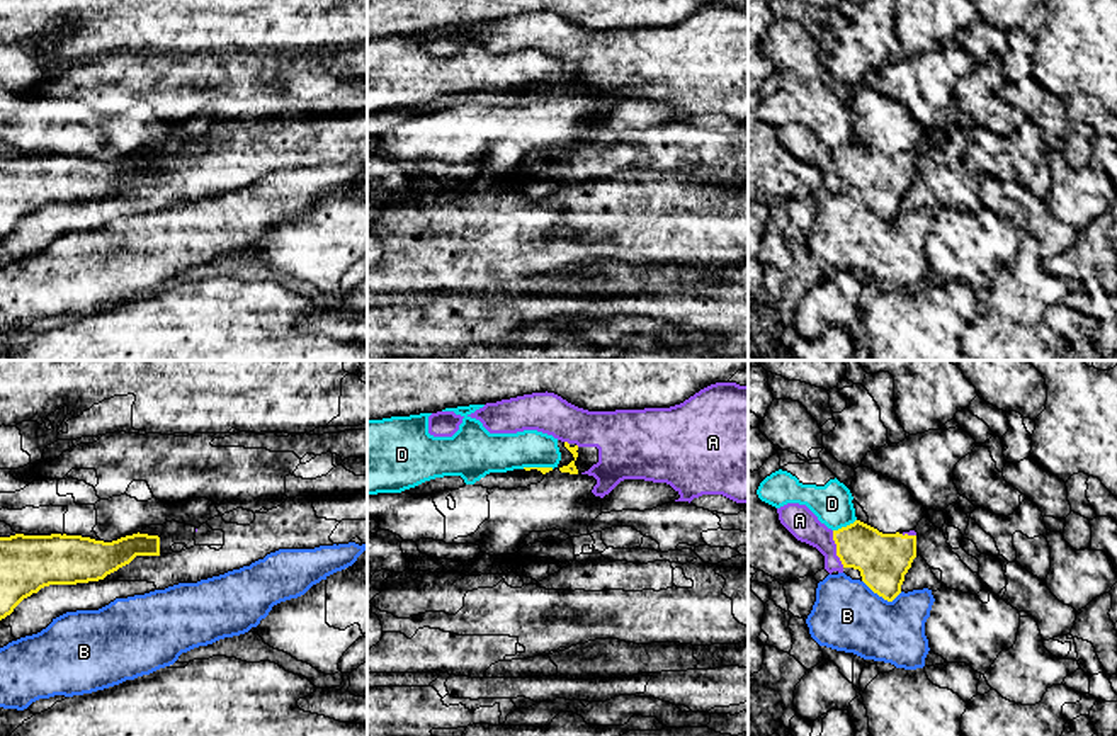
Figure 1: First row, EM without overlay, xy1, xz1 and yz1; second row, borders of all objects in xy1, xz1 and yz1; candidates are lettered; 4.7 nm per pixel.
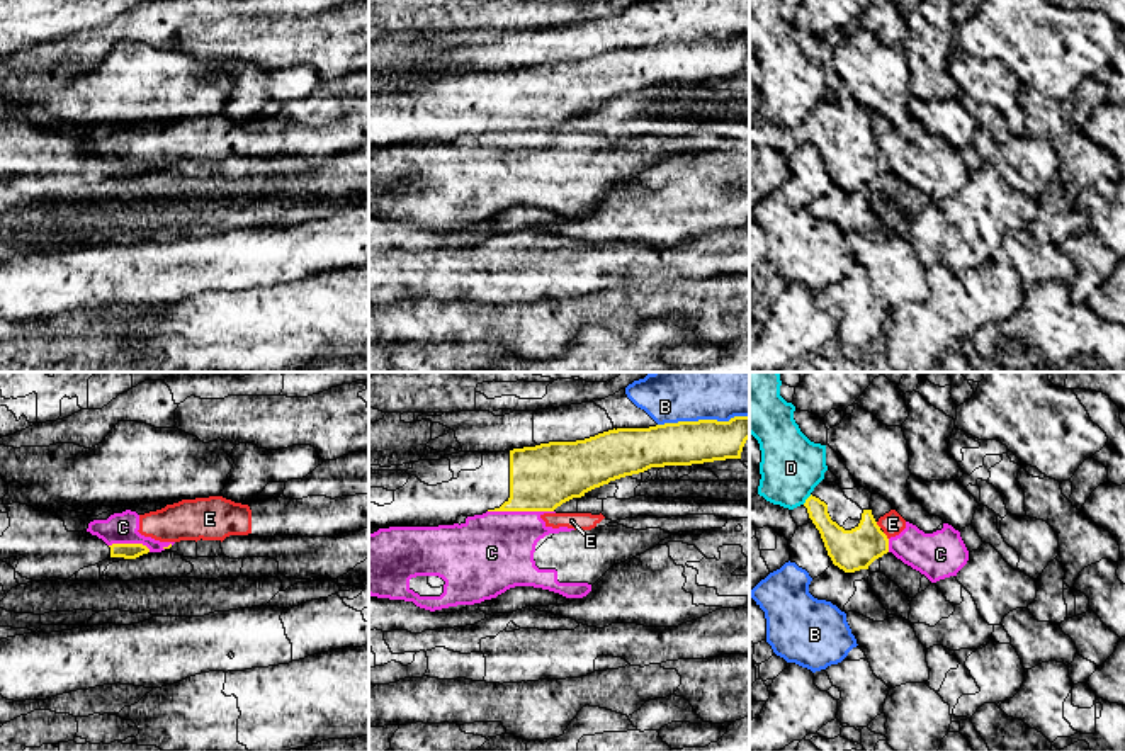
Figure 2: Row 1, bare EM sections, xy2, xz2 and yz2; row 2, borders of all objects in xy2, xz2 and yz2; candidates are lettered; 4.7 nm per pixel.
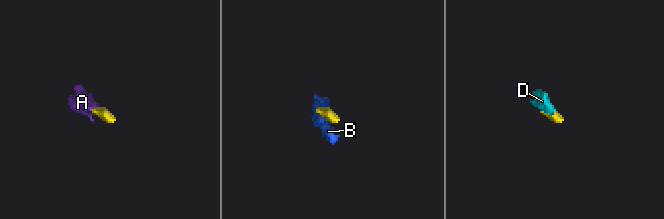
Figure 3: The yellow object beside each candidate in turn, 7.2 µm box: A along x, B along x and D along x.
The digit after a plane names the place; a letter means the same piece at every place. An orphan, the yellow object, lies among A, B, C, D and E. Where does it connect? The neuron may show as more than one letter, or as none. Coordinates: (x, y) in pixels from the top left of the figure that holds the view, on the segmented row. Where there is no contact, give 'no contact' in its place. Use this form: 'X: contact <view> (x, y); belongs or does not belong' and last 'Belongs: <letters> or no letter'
A: contact yz1 (837, 549); belongs
B: contact xz2 (702, 420); does not belong
C: contact xz2 (520, 510); does not belong
D: contact yz1 (844, 527); does not belong
E: contact yz2 (886, 536); does not belong
Belongs: A

